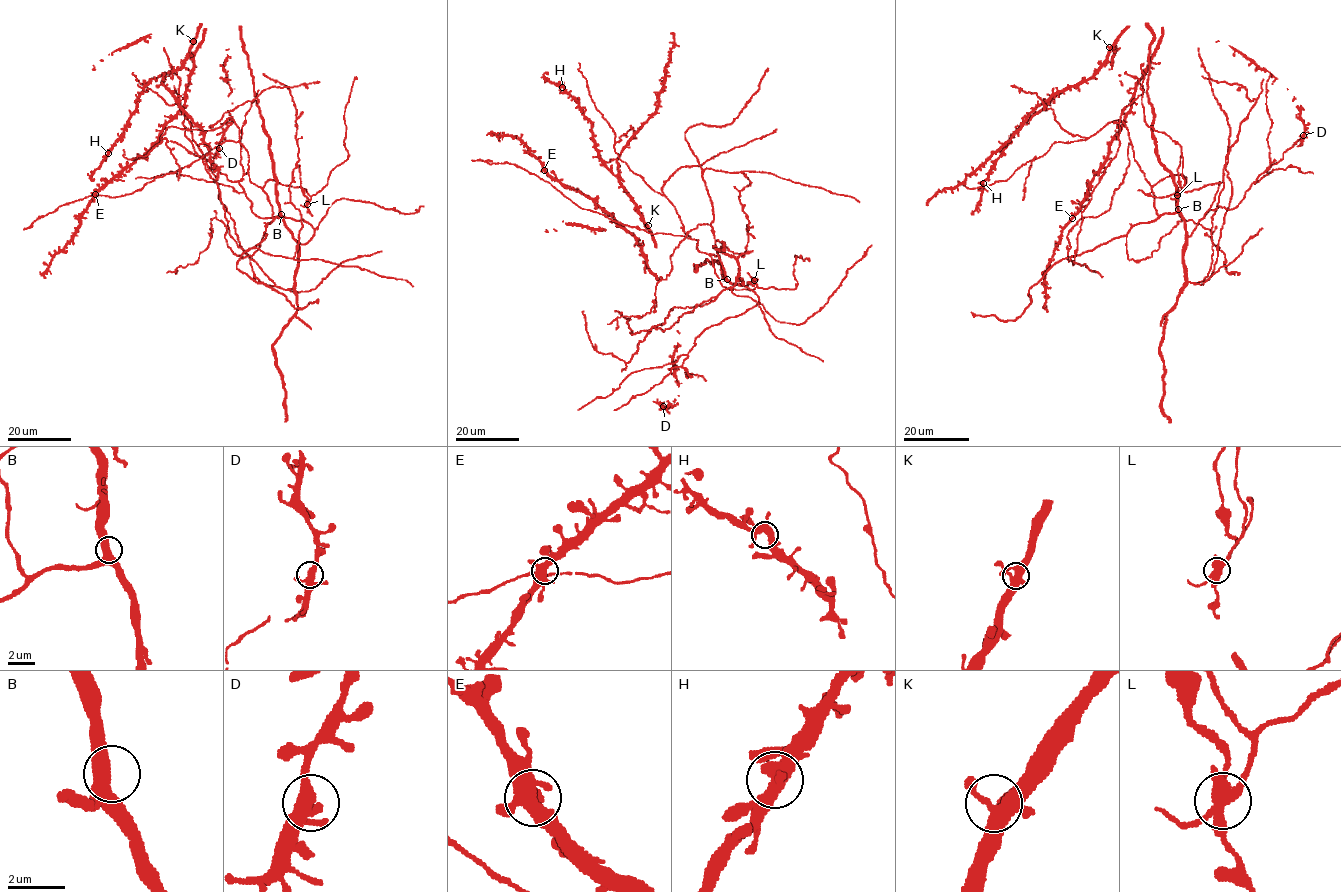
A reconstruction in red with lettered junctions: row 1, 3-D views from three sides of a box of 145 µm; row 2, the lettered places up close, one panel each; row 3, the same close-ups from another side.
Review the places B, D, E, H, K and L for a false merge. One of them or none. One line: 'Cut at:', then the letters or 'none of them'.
Cut at: L

